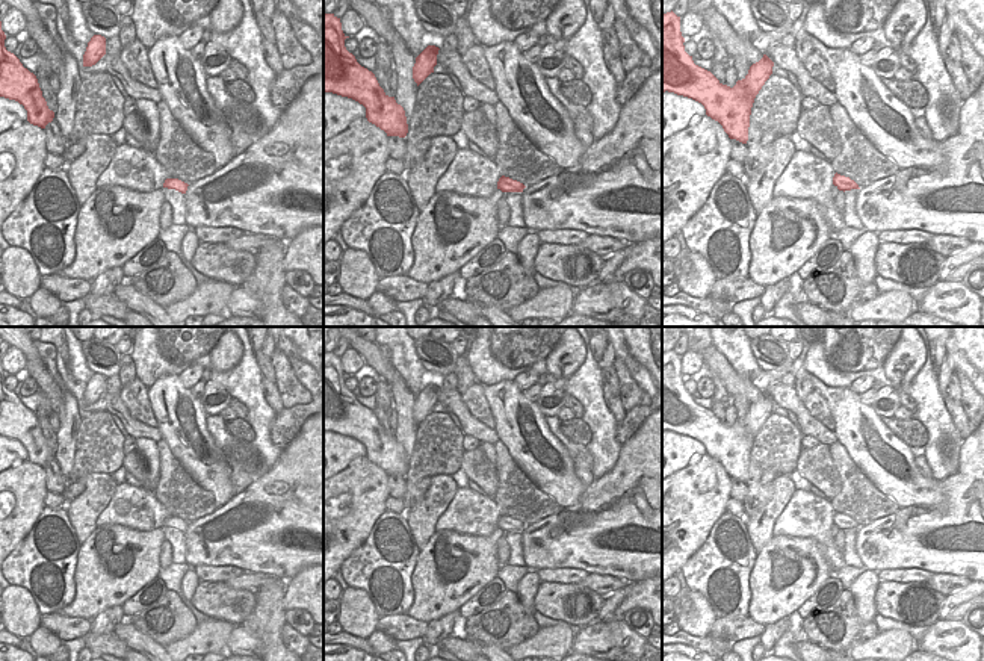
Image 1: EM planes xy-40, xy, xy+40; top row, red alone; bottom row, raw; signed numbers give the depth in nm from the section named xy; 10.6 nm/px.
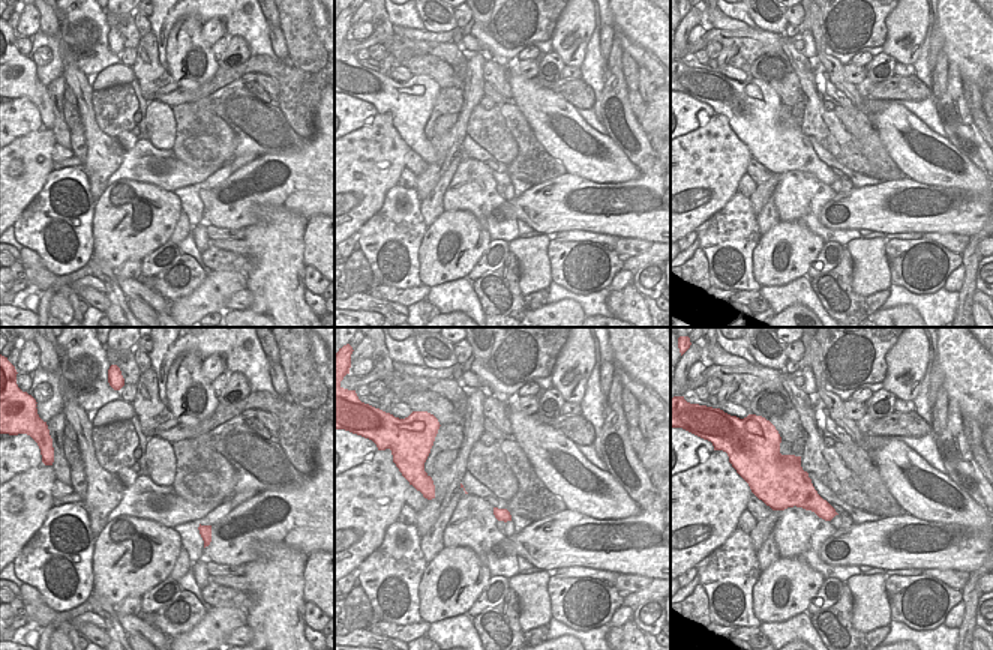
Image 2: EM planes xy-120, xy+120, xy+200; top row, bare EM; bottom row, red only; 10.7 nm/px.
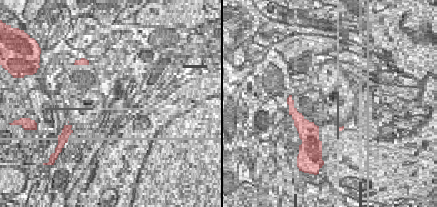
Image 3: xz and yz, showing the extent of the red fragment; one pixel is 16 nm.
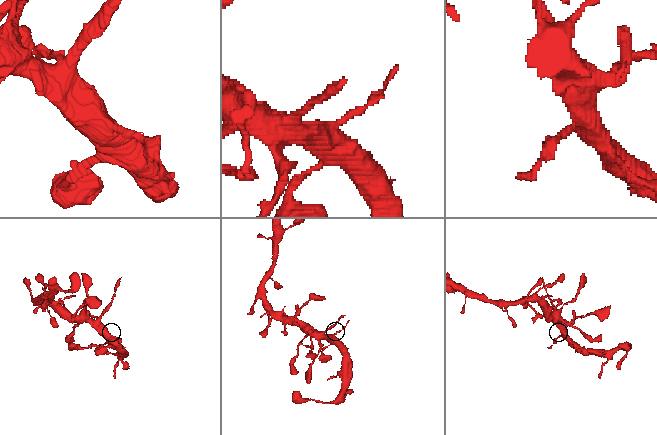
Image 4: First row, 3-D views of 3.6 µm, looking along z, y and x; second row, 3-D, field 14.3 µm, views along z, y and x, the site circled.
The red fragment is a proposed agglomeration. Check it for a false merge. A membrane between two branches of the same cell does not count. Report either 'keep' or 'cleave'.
cleave

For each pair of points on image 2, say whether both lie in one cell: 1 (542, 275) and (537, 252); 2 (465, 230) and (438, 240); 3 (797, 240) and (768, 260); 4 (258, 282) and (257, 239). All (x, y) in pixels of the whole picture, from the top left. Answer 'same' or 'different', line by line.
1: same
2: same
3: same
4: same

